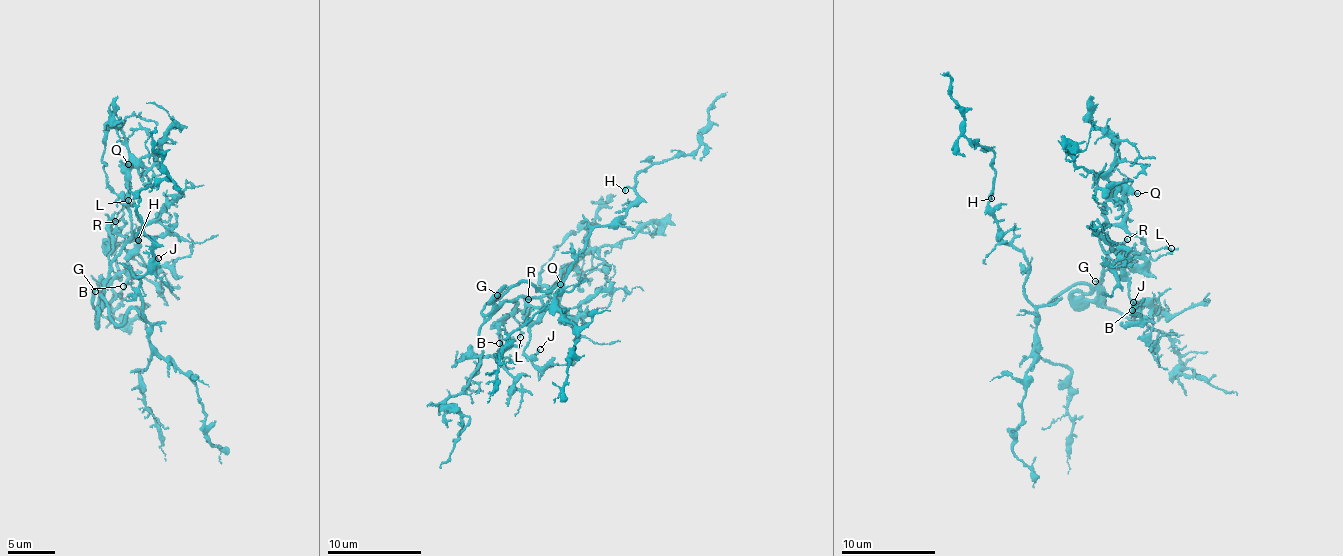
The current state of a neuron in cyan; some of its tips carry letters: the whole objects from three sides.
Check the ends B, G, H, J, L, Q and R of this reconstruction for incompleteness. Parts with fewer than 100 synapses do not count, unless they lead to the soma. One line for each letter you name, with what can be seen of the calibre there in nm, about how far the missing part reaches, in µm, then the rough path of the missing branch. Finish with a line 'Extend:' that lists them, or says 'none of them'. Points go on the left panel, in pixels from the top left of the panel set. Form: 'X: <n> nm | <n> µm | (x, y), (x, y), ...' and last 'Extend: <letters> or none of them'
G: 200 nm | 35 µm | (95, 291), (98, 306), (115, 323), (99, 311), (82, 275), (44, 233), (22, 222), (14, 214)
Extend: G

